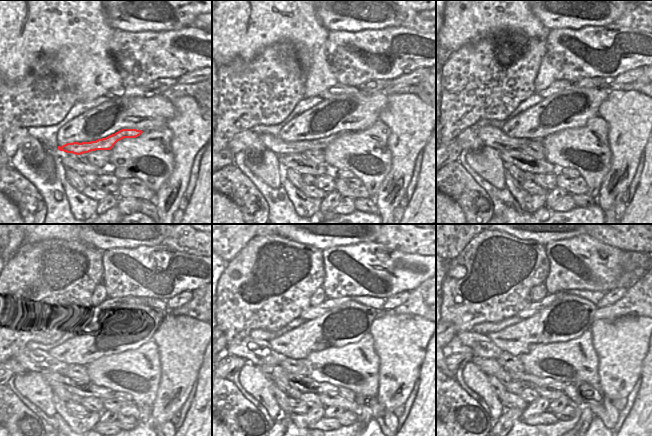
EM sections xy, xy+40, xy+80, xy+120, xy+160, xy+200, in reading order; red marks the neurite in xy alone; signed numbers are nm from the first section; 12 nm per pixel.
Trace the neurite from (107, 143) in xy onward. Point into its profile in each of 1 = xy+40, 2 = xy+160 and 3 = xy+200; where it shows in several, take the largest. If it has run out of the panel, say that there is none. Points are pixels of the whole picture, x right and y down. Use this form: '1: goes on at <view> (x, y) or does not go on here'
1: goes on at xy+40 (276, 144)
2: goes on at xy+160 (257, 351)
3: goes on at xy+200 (479, 345)

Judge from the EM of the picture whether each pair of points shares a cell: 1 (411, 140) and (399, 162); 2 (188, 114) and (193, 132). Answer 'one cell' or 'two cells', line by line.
1: one cell
2: one cell

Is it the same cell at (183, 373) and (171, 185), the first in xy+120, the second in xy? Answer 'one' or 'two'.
one

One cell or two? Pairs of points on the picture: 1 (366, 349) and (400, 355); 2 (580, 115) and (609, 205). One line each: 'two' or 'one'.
1: two
2: two

